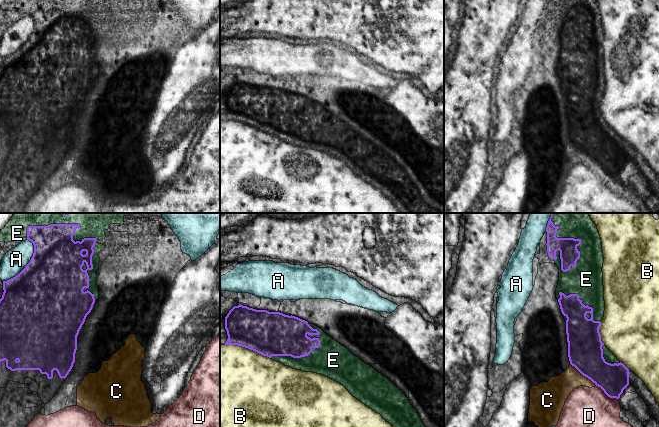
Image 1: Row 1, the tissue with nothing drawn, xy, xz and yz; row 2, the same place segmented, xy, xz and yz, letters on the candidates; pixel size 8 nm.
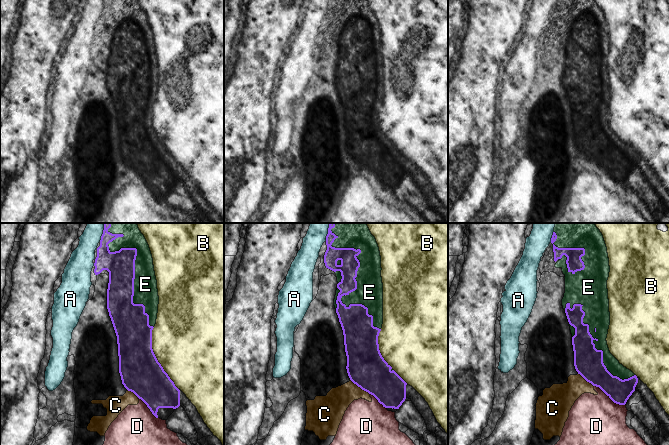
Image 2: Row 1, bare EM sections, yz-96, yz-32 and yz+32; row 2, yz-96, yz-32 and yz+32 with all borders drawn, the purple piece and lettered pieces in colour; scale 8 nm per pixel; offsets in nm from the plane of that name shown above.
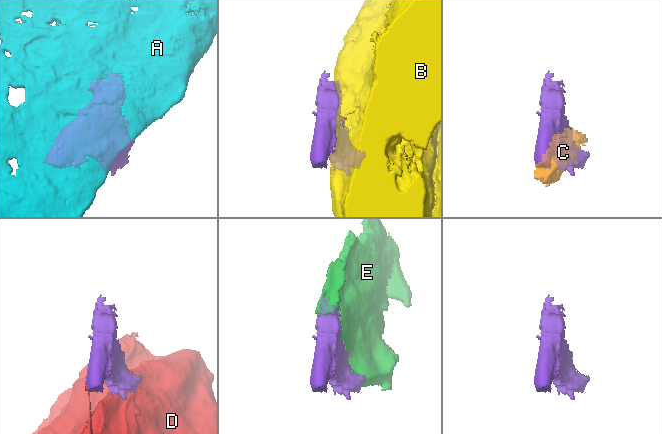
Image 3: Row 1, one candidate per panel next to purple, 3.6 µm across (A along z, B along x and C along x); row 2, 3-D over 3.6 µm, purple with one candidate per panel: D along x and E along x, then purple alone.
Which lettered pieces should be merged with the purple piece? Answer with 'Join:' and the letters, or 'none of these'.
Join: E

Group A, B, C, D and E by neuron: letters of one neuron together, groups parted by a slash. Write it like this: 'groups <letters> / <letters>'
groups A / B / C / D / E

